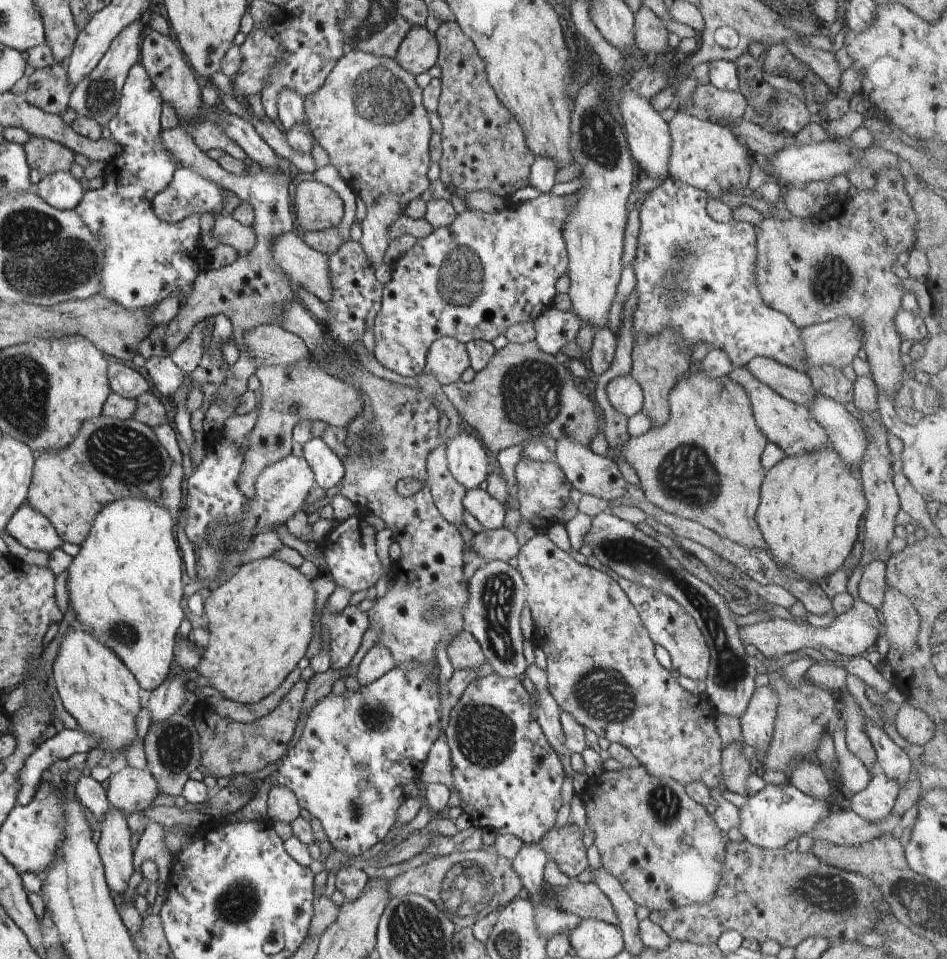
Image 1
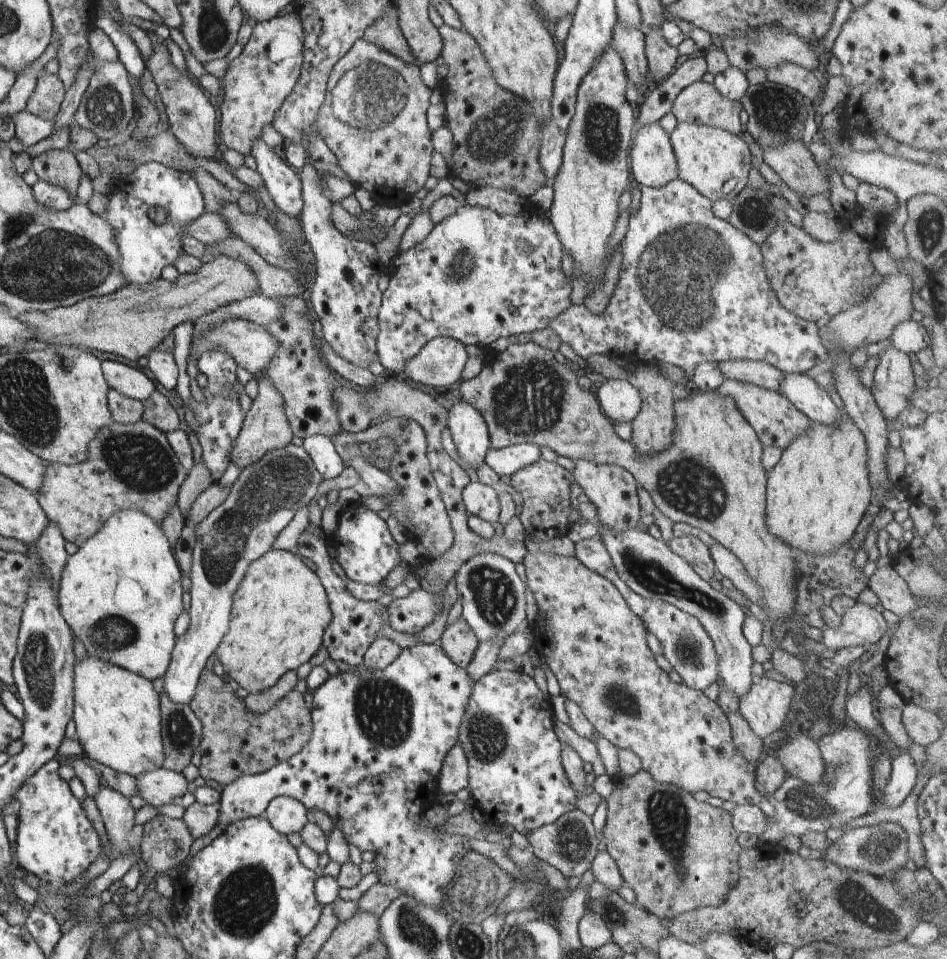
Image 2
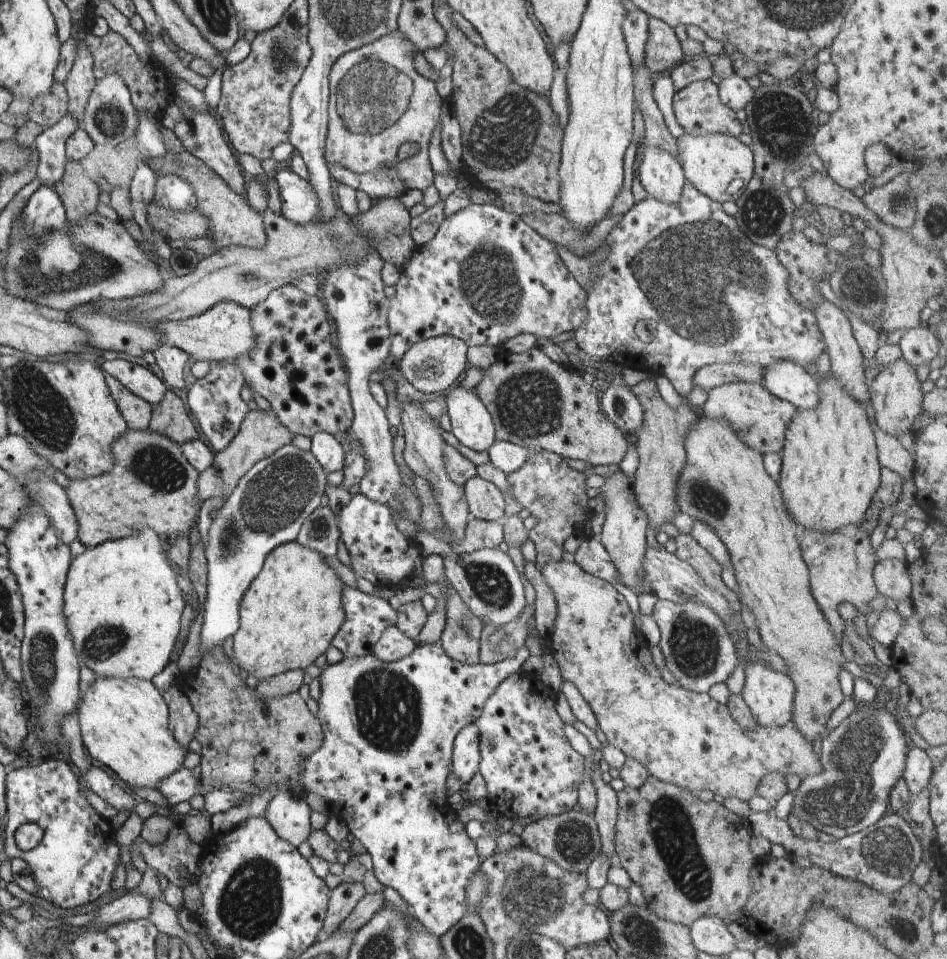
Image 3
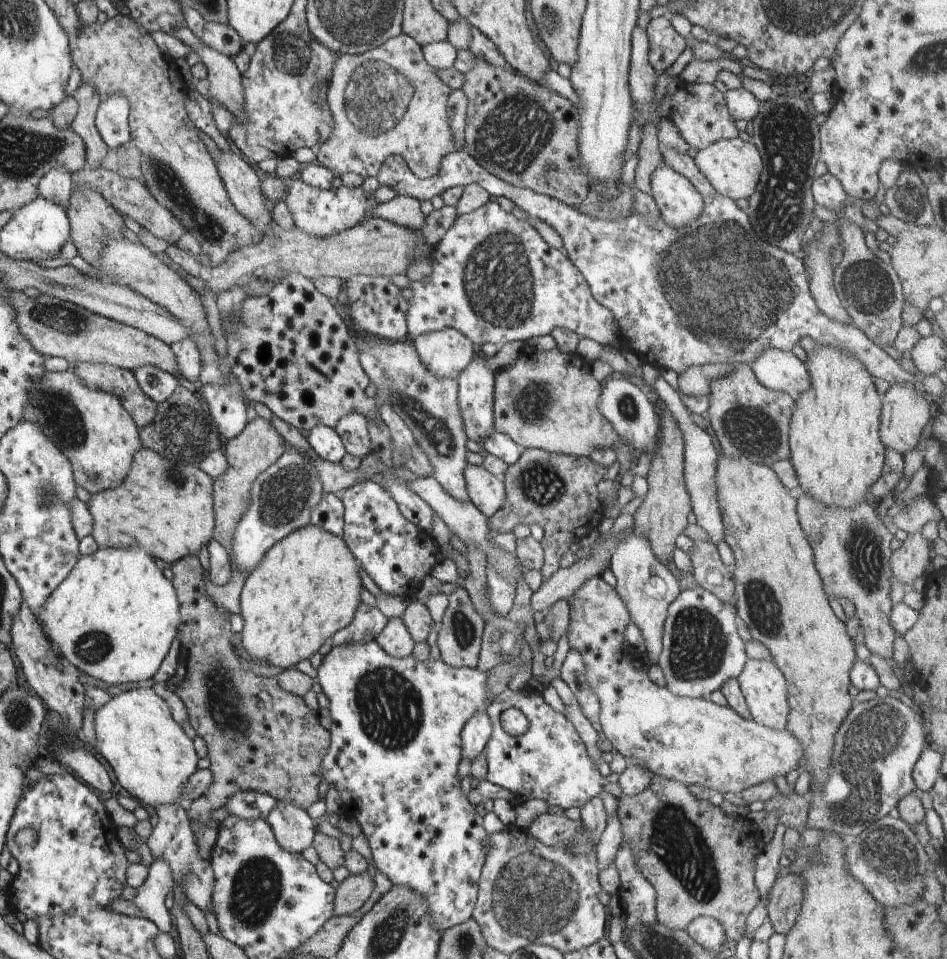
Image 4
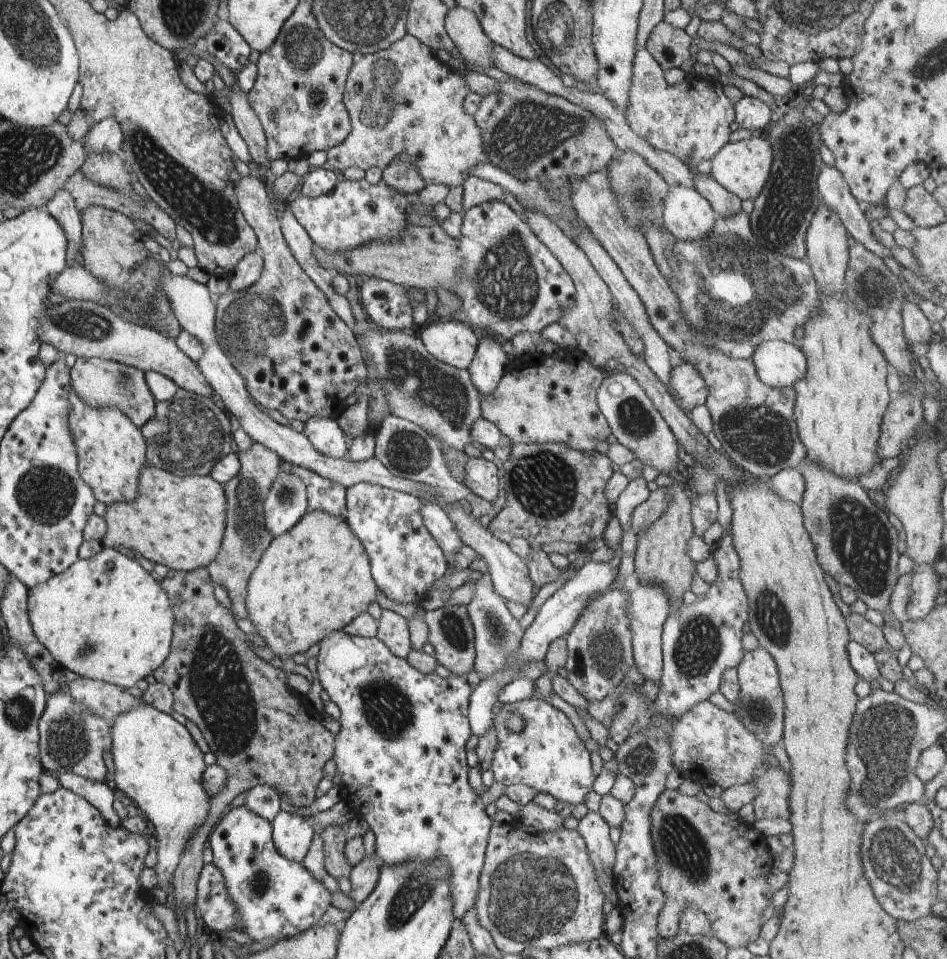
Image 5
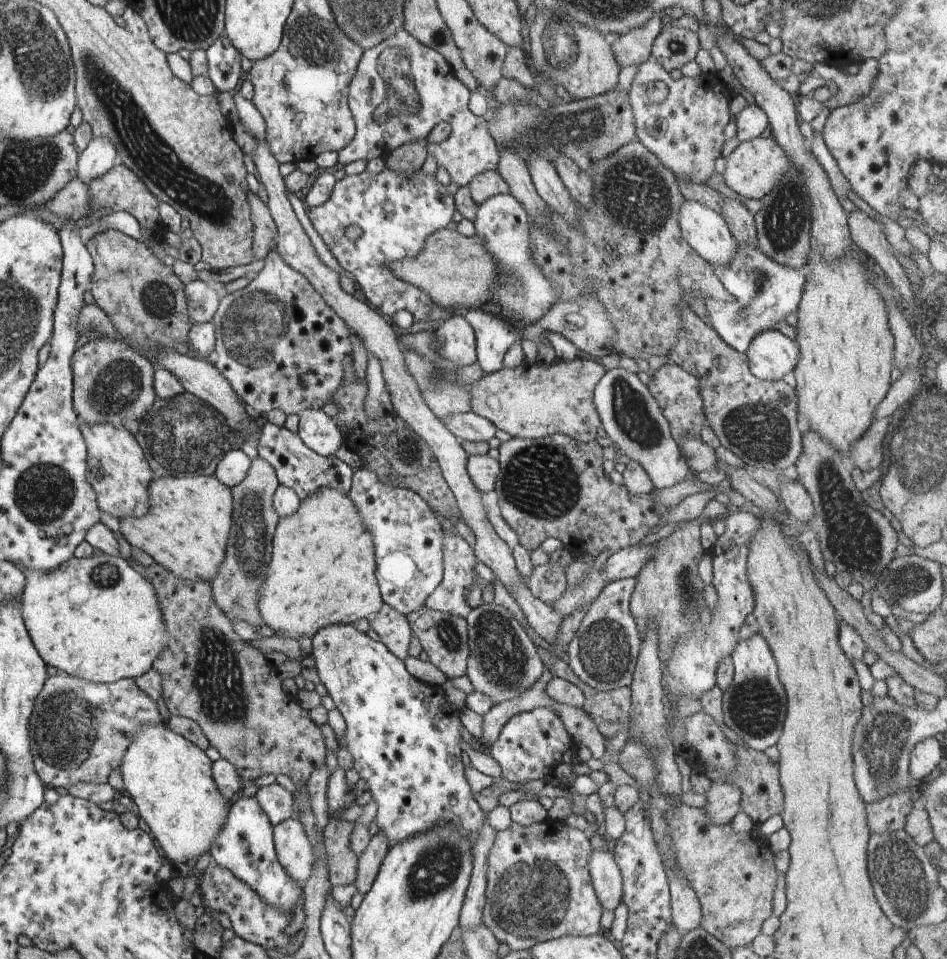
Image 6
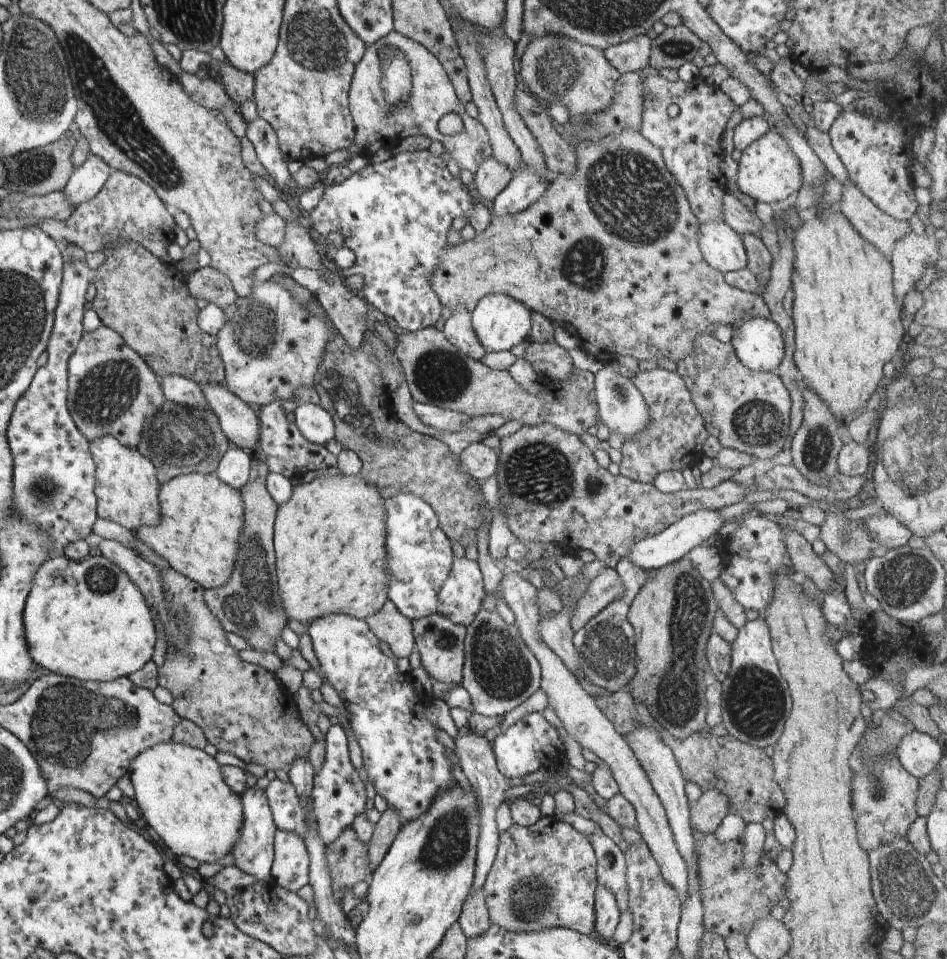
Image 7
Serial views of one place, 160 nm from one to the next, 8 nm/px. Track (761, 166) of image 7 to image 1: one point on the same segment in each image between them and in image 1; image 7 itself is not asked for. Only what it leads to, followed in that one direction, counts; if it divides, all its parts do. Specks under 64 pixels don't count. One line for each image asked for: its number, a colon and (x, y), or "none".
1: (707, 155)
2: (715, 162)
3: (720, 166)
4: (733, 167)
5: (741, 168)
6: (752, 169)

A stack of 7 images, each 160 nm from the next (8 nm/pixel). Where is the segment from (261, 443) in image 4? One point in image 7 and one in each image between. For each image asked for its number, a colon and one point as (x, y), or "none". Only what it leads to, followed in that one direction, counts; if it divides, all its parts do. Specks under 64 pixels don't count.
5: (245, 538)
6: (235, 588)
7: (248, 605)

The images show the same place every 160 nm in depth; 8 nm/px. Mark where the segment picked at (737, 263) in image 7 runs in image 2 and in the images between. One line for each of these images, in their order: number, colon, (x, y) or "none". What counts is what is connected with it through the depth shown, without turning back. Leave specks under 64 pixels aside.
2: (653, 162)
3: (662, 176)
4: (679, 202)
5: (687, 215)
6: (705, 231)

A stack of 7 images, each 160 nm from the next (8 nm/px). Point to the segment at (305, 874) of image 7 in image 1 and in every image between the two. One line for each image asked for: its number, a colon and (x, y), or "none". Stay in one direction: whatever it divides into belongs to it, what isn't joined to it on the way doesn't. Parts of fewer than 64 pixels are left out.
1: (282, 807)
2: (287, 815)
3: (287, 812)
4: (294, 830)
5: (292, 835)
6: (293, 848)

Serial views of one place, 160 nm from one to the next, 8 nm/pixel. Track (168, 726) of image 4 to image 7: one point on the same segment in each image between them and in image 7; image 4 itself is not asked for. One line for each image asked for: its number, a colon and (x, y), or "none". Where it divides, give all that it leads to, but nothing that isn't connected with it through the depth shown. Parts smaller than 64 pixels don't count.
5: (157, 764)
6: (170, 780)
7: (180, 791)

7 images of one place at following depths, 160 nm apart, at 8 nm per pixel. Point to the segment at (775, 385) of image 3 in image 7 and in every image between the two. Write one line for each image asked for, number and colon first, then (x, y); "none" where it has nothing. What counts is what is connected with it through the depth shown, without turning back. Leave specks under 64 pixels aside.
4: (779, 370)
5: (777, 364)
6: (771, 356)
7: (758, 343)

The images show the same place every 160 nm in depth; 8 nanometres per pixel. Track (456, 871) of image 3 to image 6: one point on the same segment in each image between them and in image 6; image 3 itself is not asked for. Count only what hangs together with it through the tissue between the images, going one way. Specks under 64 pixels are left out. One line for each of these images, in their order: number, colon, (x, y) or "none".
4: (395, 749)
5: (400, 753)
6: (405, 739)

